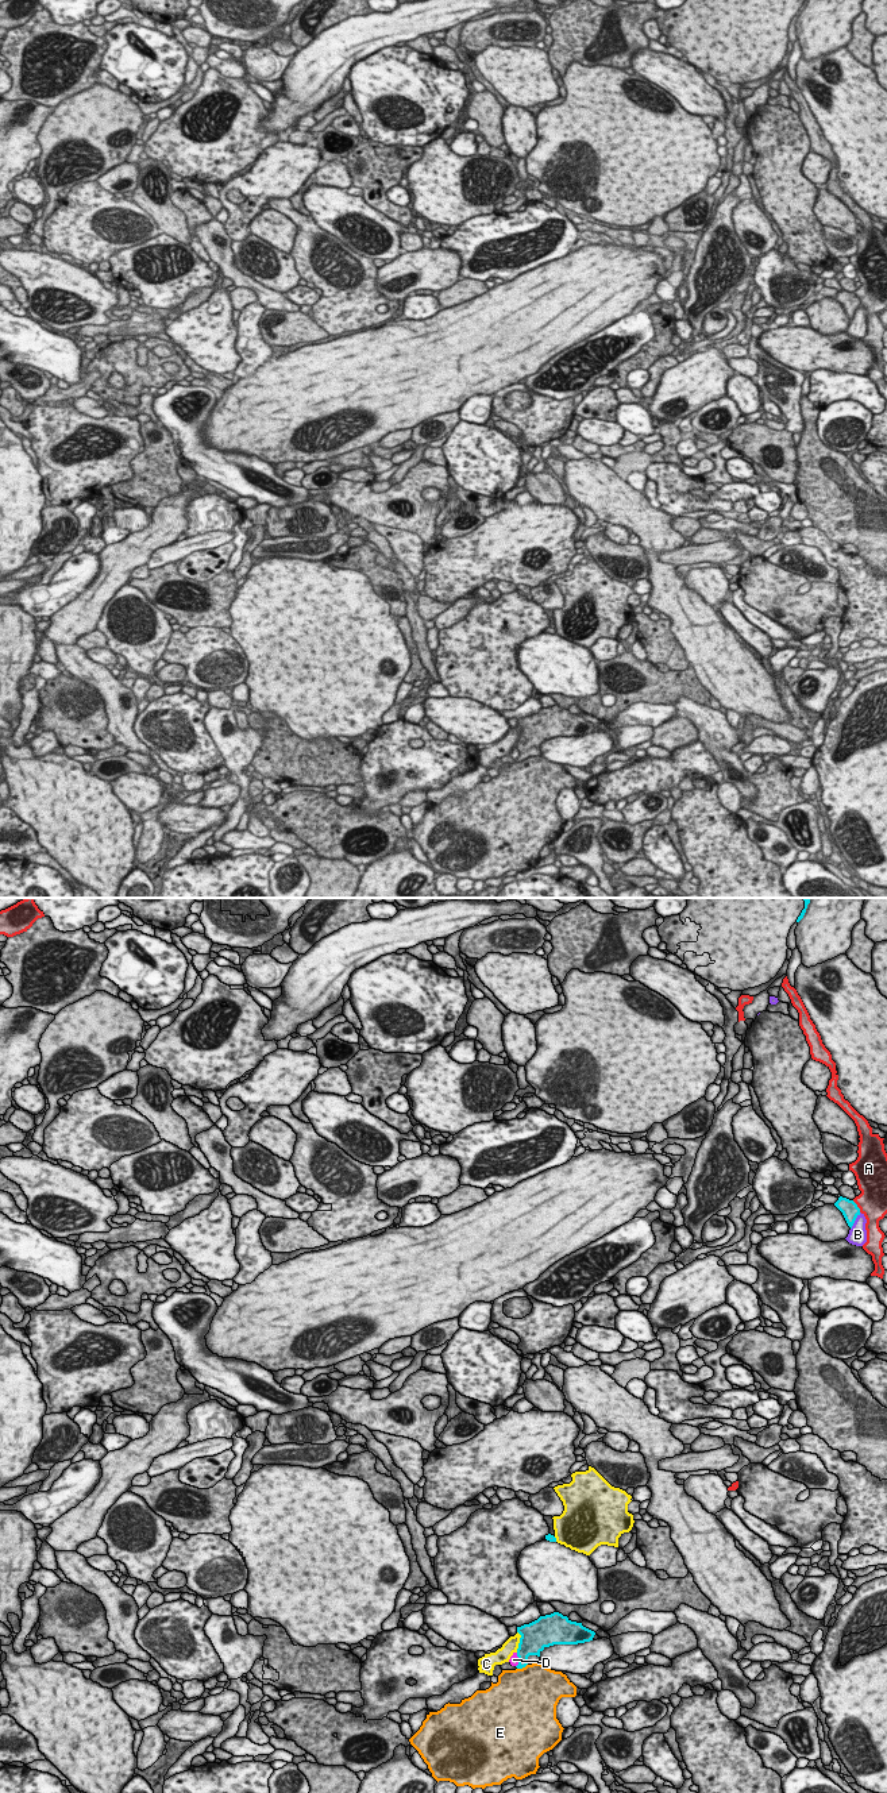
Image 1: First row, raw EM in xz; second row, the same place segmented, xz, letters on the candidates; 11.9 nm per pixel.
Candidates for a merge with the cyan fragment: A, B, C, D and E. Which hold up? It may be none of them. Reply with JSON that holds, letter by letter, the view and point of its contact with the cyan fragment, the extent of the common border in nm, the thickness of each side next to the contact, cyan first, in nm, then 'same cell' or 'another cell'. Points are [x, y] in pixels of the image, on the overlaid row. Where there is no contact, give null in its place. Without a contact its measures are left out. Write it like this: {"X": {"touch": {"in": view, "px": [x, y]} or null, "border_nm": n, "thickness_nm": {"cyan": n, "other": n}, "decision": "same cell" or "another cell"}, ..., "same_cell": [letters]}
{"A": {"touch": {"in": "xz", "px": [856, 1206]}, "border_nm": 180, "thickness_nm": {"cyan": 200, "other": 360}, "decision": "another cell"}, "B": {"touch": {"in": "xz", "px": [855, 1219]}, "border_nm": 240, "thickness_nm": {"cyan": 200, "other": 220}, "decision": "another cell"}, "C": {"touch": {"in": "xz", "px": [520, 1642]}, "border_nm": 260, "thickness_nm": {"cyan": 340, "other": 170}, "decision": "another cell"}, "D": {"touch": {"in": "xz", "px": [519, 1660]}, "border_nm": 180, "thickness_nm": {"cyan": 280, "other": 100}, "decision": "another cell"}, "E": {"touch": {"in": "xz", "px": [521, 1668]}, "border_nm": 140, "thickness_nm": {"cyan": 200, "other": 500}, "decision": "another cell"}, "same_cell": []}

